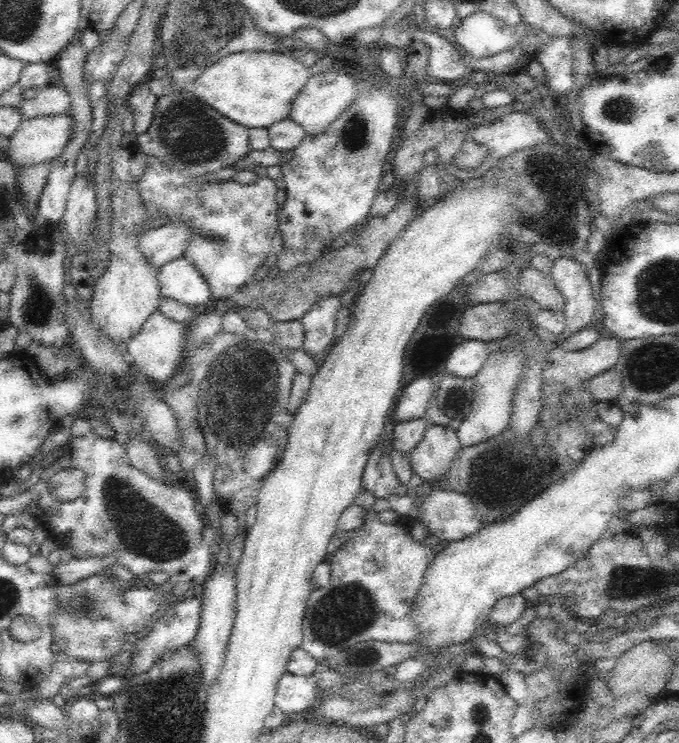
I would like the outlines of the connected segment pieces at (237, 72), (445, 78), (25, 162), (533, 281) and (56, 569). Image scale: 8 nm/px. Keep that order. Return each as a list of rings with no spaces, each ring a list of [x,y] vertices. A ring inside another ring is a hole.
[[[237,52],[208,65],[188,90],[198,100],[240,126],[268,128],[289,118],[292,101],[310,78],[309,67],[281,52]]]
[[[416,28],[411,30],[413,41],[425,42],[430,47],[430,54],[425,68],[425,74],[436,81],[444,83],[464,79],[470,72],[461,52],[439,31]]]
[[[69,113],[23,119],[18,130],[9,137],[6,158],[17,168],[51,161],[62,154],[71,138],[72,125]]]
[[[529,266],[520,275],[518,293],[524,299],[530,298],[541,305],[541,310],[563,313],[565,299],[556,289],[549,274],[543,274]]]
[[[111,556],[74,557],[70,558],[68,562],[54,565],[52,573],[57,578],[59,585],[68,585],[98,573],[98,568],[114,565],[115,560]]]

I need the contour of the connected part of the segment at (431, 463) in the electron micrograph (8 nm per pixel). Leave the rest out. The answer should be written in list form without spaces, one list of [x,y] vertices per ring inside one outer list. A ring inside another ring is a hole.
[[[430,423],[420,444],[408,456],[412,472],[434,485],[450,470],[454,455],[462,447],[454,428]]]

